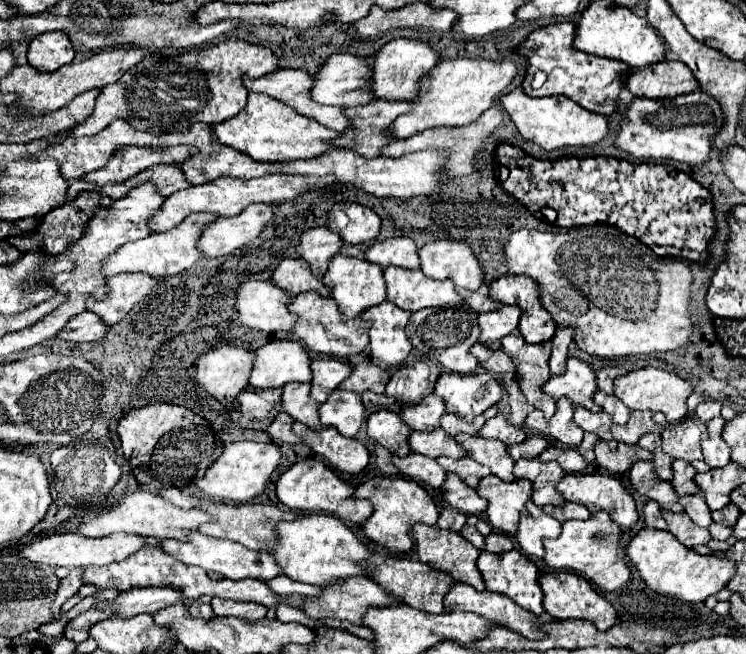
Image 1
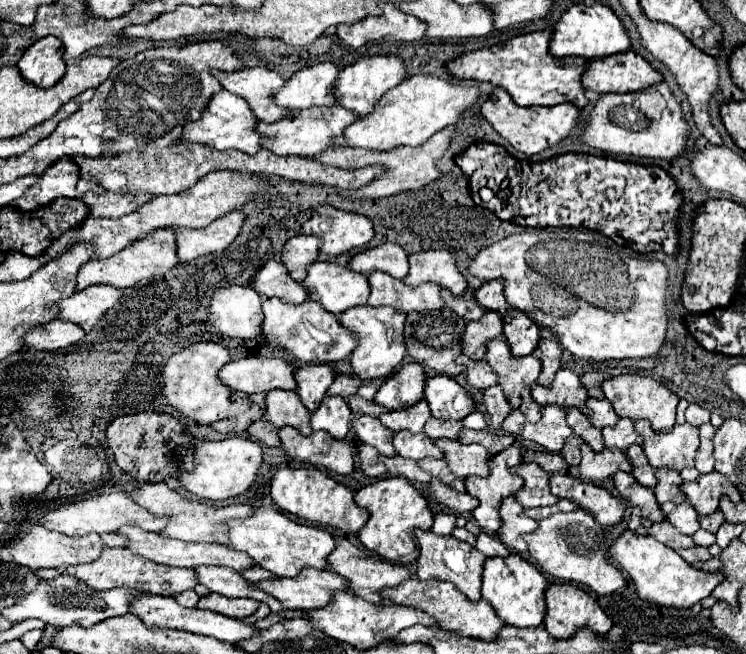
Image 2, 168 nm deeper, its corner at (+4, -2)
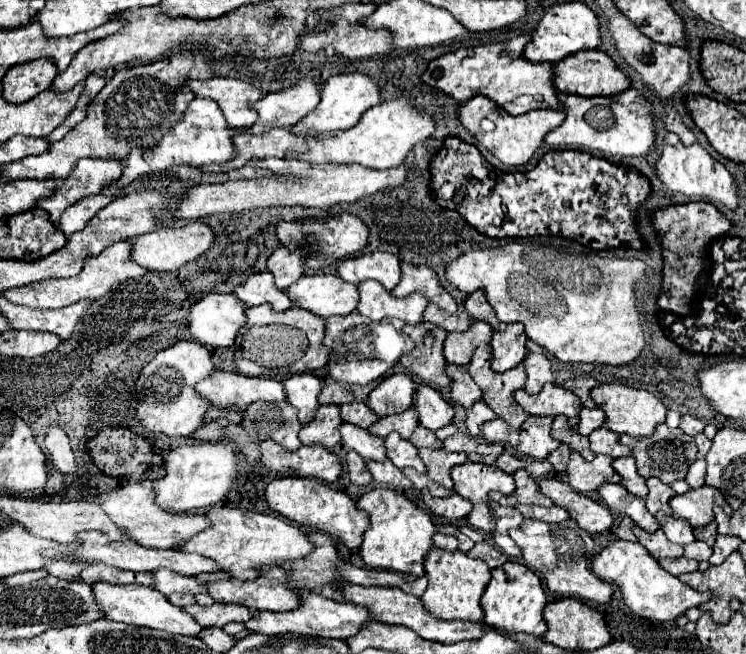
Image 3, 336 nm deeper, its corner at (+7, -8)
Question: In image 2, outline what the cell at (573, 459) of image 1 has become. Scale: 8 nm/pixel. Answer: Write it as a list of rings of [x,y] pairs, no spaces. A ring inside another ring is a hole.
[[[524,449],[524,463],[538,463],[546,473],[558,473],[558,471],[566,471],[566,461],[560,457],[560,453],[548,453],[548,451],[532,451],[532,449]]]

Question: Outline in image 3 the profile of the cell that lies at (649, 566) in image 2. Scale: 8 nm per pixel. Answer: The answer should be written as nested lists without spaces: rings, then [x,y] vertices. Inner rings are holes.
[[[613,541],[609,543],[599,555],[595,555],[593,563],[593,573],[599,579],[605,579],[609,583],[615,583],[621,587],[623,601],[625,605],[647,619],[655,621],[673,621],[679,615],[683,615],[691,607],[699,607],[701,603],[711,599],[709,591],[695,591],[687,583],[683,583],[679,577],[667,573],[661,569],[659,561],[641,545],[641,543],[631,543],[631,541]]]

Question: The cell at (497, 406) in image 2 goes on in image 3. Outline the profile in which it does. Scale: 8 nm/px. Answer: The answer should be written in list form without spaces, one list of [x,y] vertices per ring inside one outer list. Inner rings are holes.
[[[477,401],[469,411],[467,411],[467,429],[469,435],[477,437],[481,435],[481,425],[487,421],[493,421],[497,415],[493,413],[493,409],[485,403],[485,401]]]

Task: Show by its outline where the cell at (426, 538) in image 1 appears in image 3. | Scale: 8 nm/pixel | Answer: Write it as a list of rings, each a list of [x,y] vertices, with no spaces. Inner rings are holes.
[[[439,547],[429,549],[423,561],[425,577],[429,579],[429,585],[425,593],[421,595],[423,605],[441,619],[461,619],[461,621],[483,621],[483,611],[479,605],[479,599],[491,579],[491,571],[487,563],[481,559],[473,559],[467,553],[461,551],[443,551]]]

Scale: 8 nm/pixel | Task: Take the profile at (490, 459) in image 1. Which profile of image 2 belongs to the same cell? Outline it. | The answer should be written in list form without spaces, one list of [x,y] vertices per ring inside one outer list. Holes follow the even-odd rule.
[[[438,439],[434,443],[444,451],[444,461],[448,463],[450,471],[456,477],[488,475],[490,455],[482,445],[462,445],[460,441],[450,441],[450,439]]]

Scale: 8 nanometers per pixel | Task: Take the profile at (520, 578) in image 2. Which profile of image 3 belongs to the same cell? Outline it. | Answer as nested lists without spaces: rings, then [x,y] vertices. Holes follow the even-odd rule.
[[[507,561],[505,565],[491,569],[491,581],[481,597],[481,607],[485,613],[485,625],[493,627],[495,631],[503,631],[507,635],[515,633],[529,633],[541,637],[547,631],[543,619],[543,607],[547,603],[541,579],[529,571],[529,567],[521,563]]]

